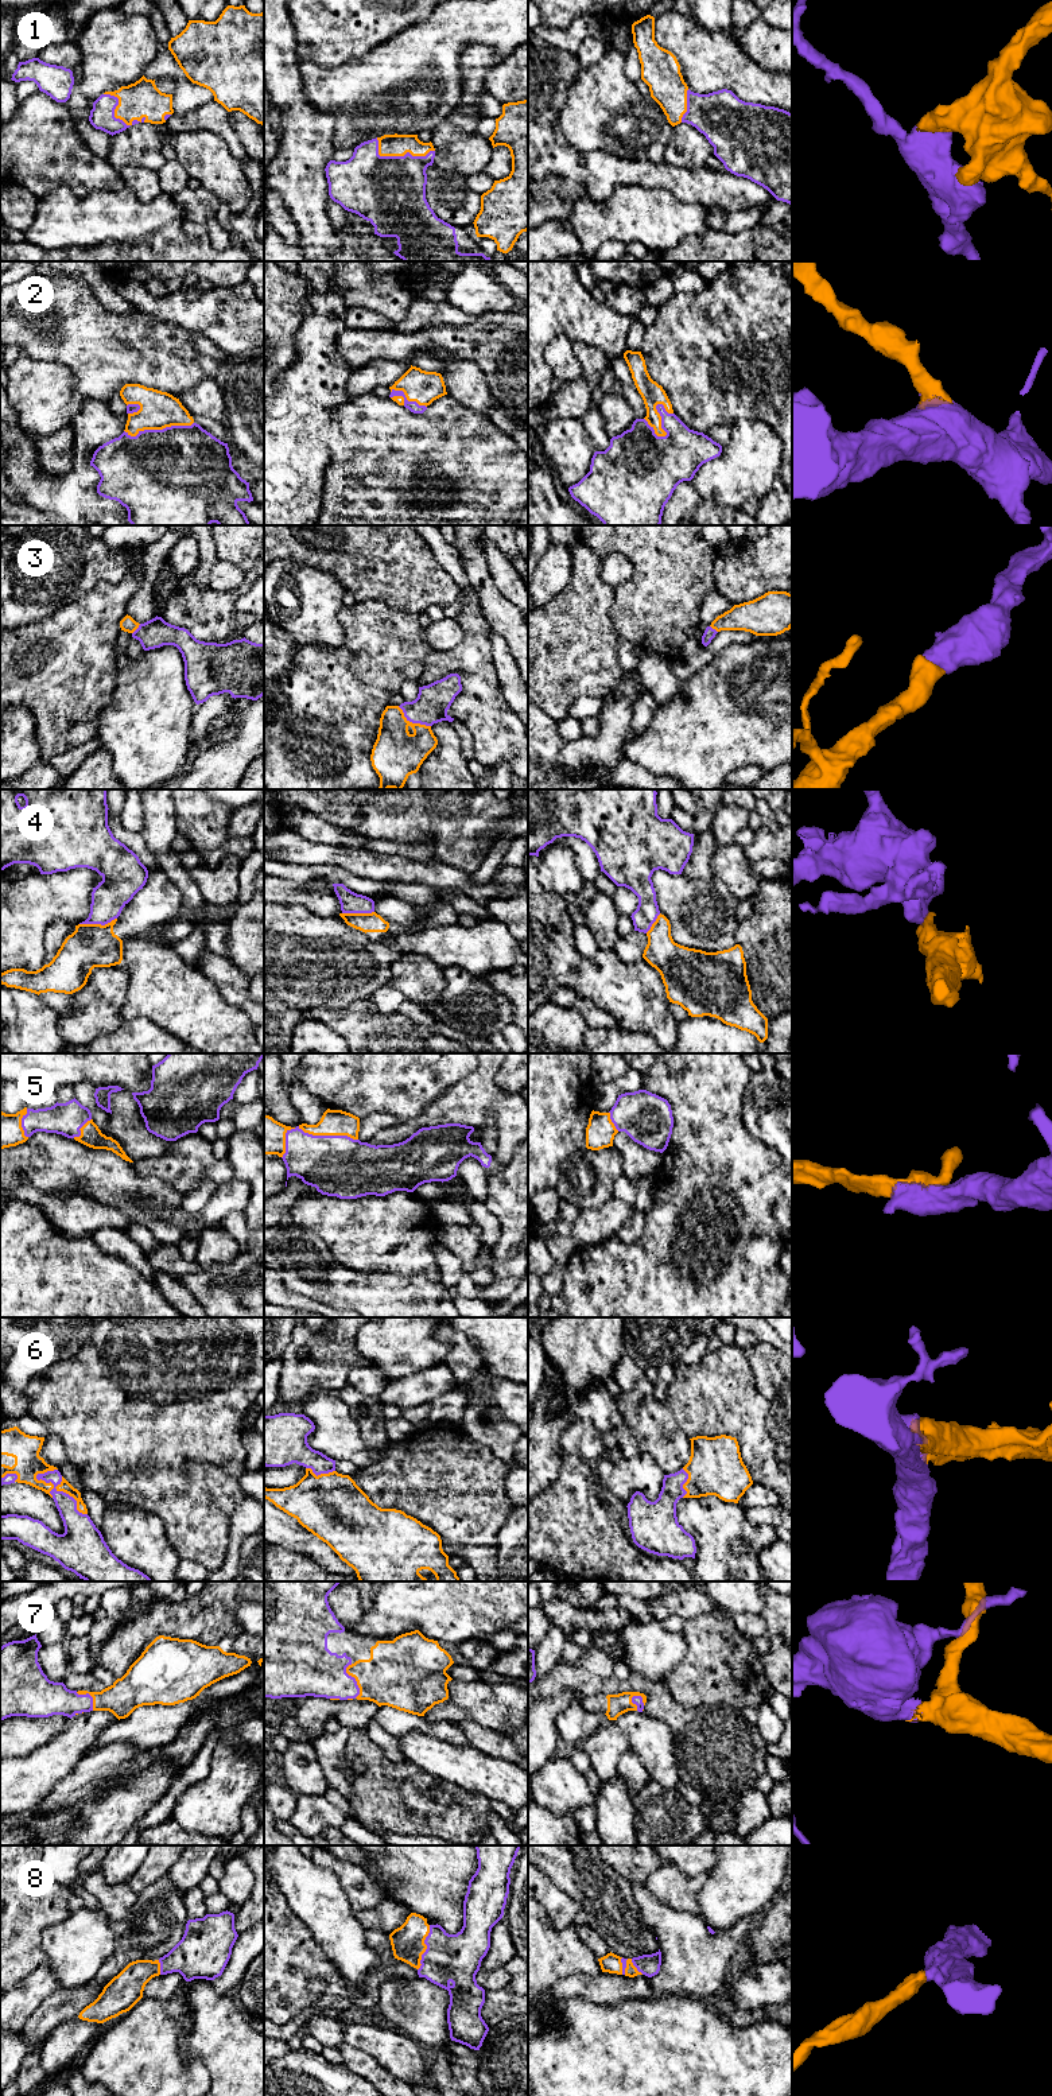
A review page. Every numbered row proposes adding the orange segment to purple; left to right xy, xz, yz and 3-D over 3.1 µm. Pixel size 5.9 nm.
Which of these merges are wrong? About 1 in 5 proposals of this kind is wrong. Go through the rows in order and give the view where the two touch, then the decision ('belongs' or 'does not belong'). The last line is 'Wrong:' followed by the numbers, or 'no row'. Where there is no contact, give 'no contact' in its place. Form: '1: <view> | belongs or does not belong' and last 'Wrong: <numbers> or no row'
1: xz | belongs
2: yz | belongs
3: xz | belongs
4: xy | does not belong
5: xz | belongs
6: xy | belongs
7: xz | belongs
8: xz | belongs
Wrong: 4

